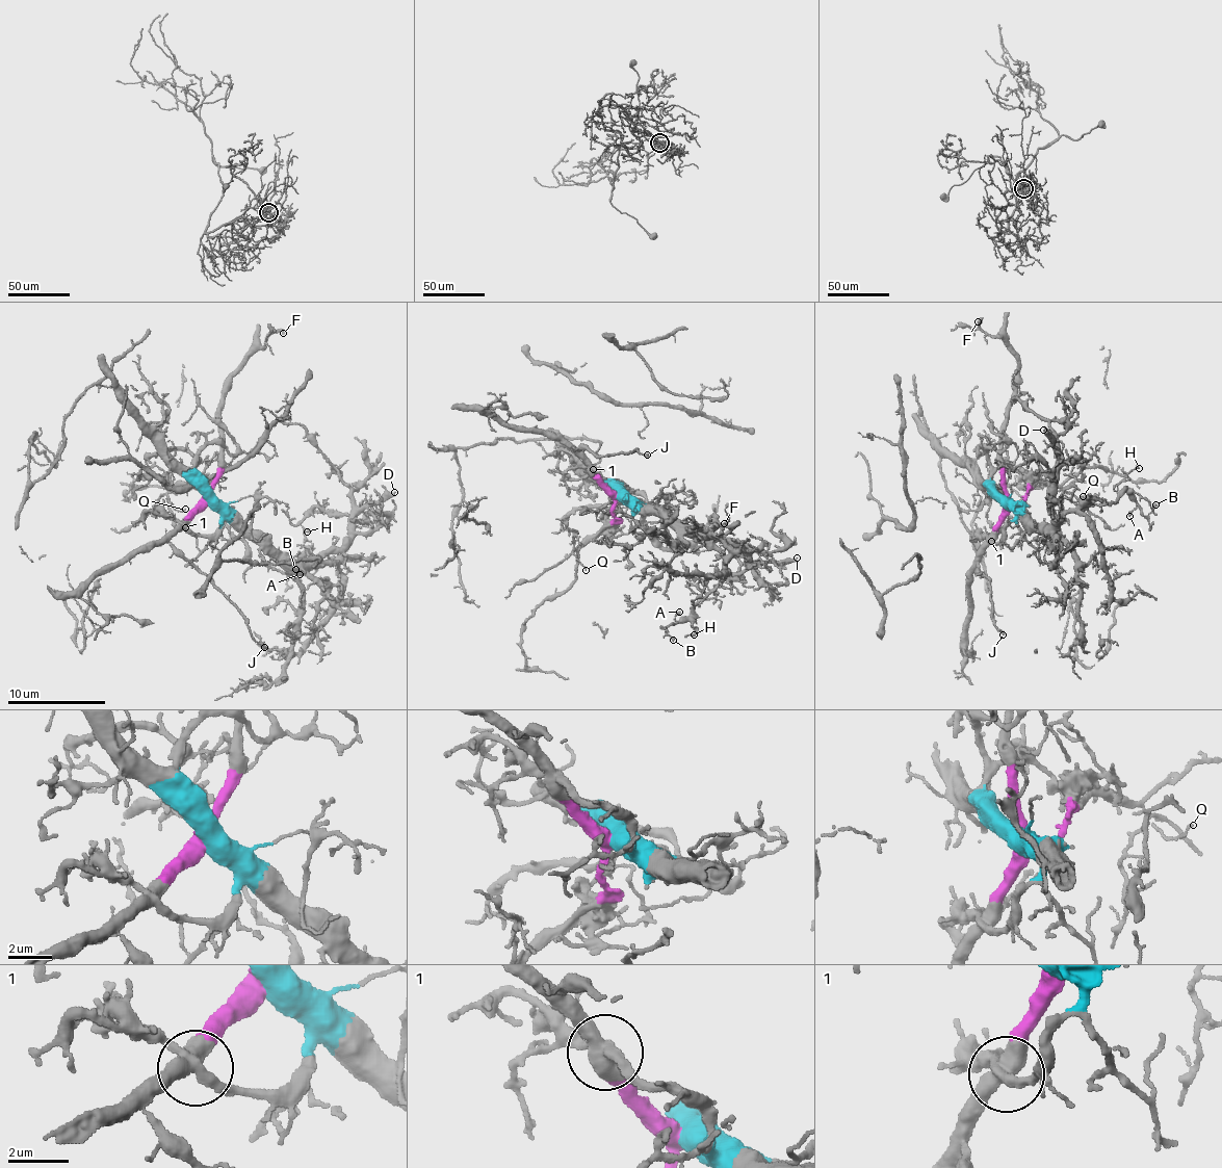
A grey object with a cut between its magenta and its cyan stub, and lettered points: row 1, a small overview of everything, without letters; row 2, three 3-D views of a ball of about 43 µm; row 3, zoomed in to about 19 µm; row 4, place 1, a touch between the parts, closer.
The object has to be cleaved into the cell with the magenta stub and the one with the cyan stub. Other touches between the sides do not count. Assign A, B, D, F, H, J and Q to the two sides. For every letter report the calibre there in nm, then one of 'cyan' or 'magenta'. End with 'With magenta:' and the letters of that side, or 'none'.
A: 160 nm | cyan
B: 100 nm | cyan
D: 280 nm | cyan
F: 200 nm | magenta
H: 140 nm | cyan
J: 140 nm | magenta
Q: 90 nm | magenta
With magenta: F, J, Q

